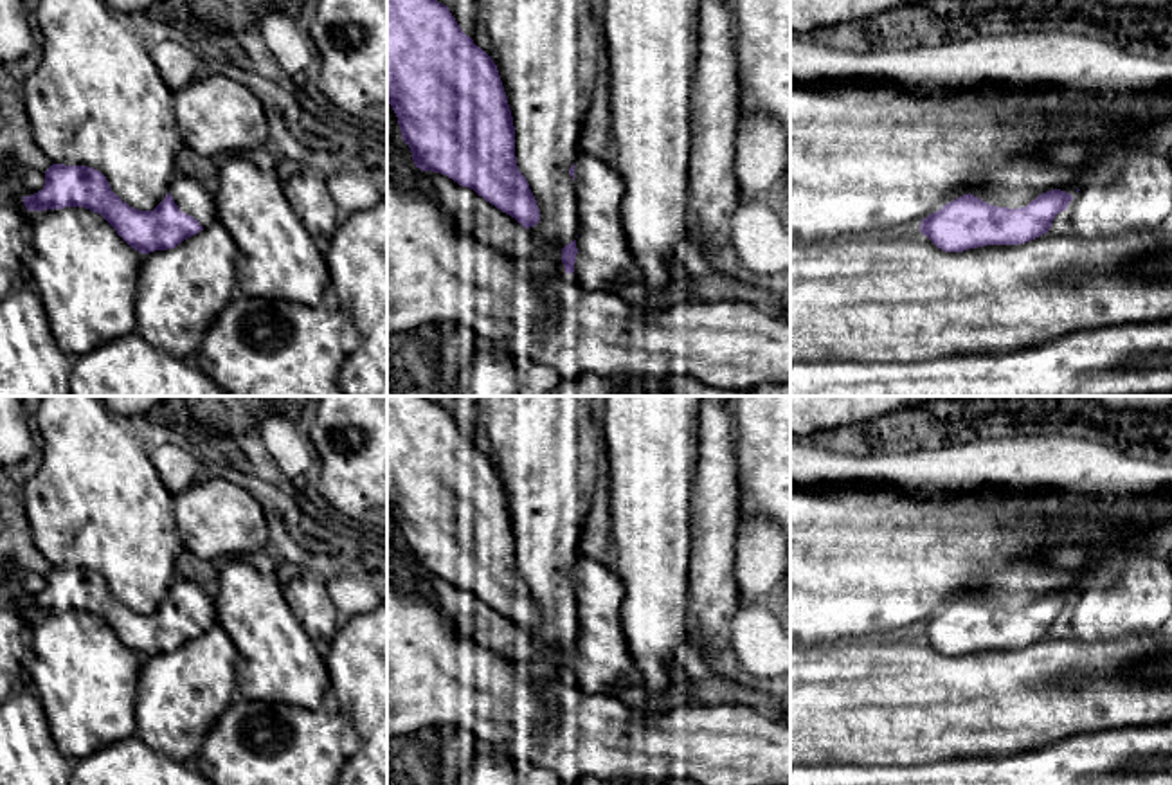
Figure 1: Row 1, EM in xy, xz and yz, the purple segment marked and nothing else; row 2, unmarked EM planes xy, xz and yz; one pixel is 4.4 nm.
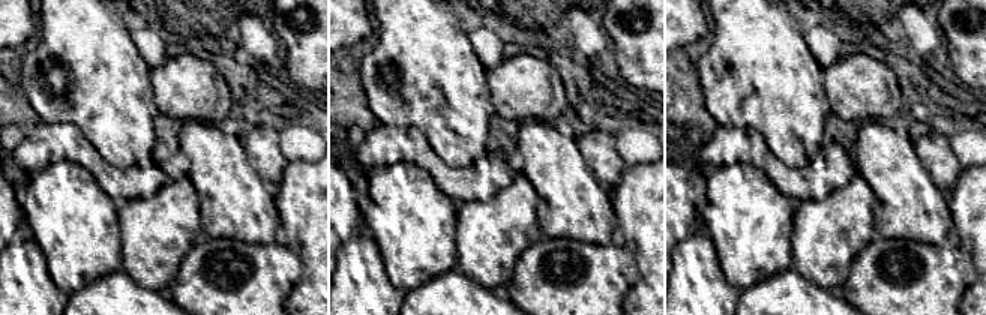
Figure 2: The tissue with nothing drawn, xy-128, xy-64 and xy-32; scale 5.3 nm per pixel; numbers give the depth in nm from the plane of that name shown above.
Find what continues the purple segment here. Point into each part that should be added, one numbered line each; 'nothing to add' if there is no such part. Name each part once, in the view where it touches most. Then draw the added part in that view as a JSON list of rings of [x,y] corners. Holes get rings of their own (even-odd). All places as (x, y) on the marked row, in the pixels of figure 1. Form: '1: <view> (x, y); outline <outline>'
1: xy (189, 195); outline [[[175,175],[169,185],[169,194],[178,209],[198,220],[202,227],[218,221],[214,193],[205,189],[198,180]]]

